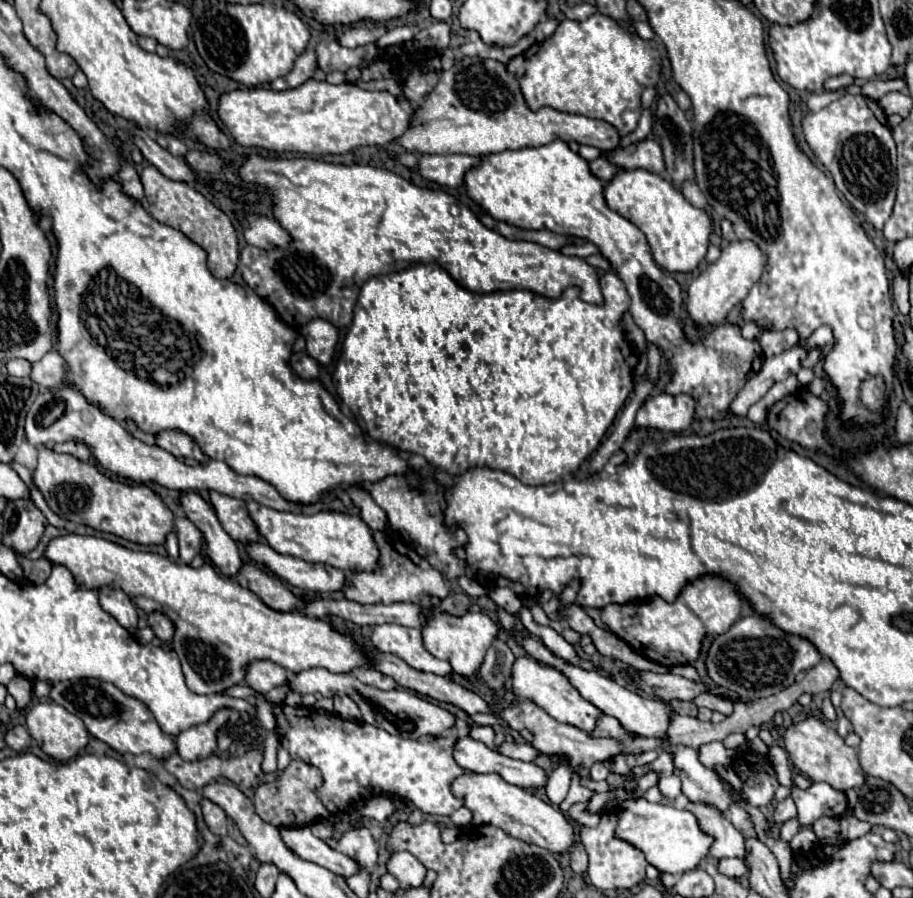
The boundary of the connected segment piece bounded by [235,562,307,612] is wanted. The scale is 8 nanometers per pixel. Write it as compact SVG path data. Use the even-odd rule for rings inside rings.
M245 562L245 568L235 576L235 580L255 592L263 604L277 612L303 612L307 606L305 598L299 598L289 586L279 582L273 574L261 570L259 566Z

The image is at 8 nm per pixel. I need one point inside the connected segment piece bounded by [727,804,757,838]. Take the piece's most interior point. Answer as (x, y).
(741, 820)

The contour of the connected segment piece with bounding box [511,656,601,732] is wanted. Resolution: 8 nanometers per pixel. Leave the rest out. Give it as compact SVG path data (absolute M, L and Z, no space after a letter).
M529 656L515 658L511 670L513 670L513 674L511 674L511 686L513 686L513 692L515 692L515 696L519 700L531 700L531 702L535 702L539 708L543 708L557 722L565 722L565 724L577 726L577 728L581 728L585 732L589 732L589 730L595 728L595 720L601 714L601 710L593 708L593 704L589 704L587 700L583 700L581 694L575 688L569 688L569 682L557 670L545 668L545 666L537 664L535 660L531 660Z

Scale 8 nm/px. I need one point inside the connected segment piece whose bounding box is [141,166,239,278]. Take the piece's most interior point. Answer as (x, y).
(176, 204)

